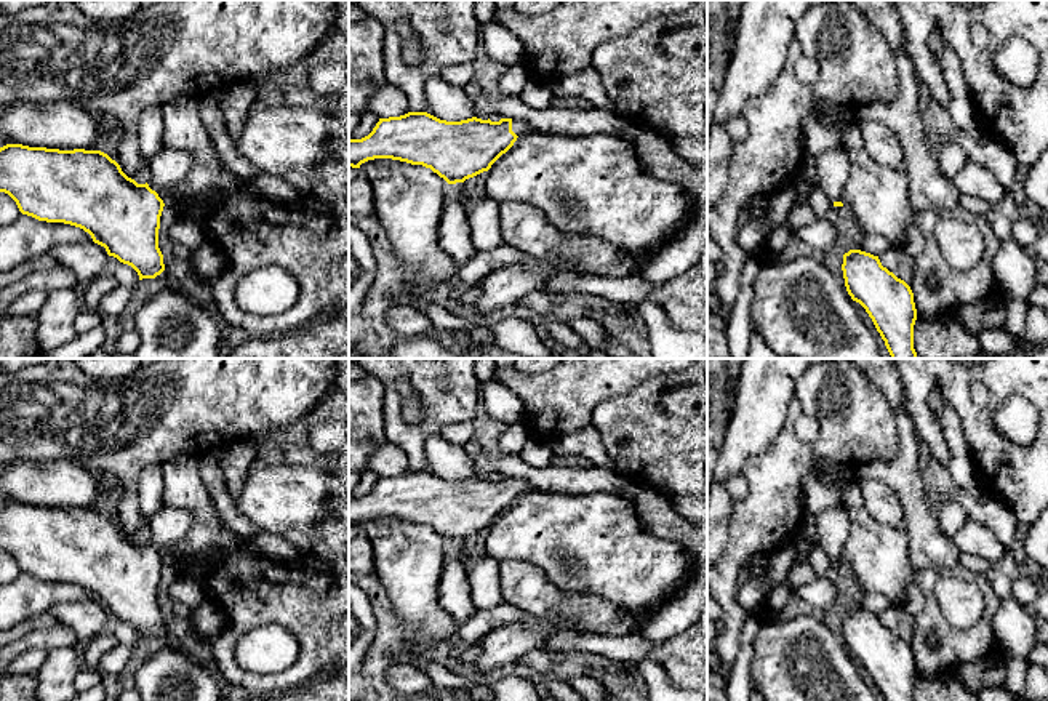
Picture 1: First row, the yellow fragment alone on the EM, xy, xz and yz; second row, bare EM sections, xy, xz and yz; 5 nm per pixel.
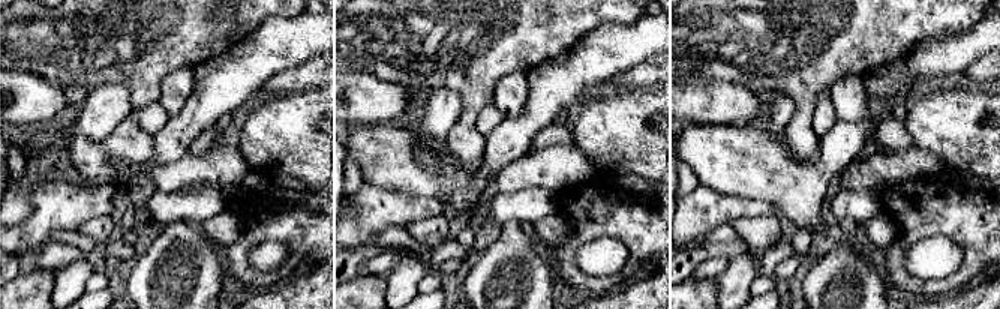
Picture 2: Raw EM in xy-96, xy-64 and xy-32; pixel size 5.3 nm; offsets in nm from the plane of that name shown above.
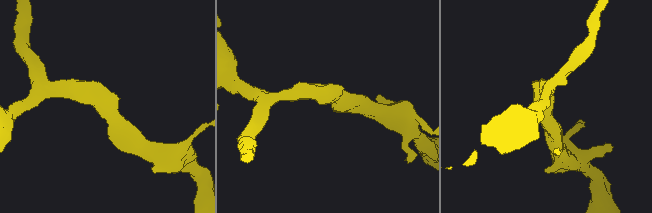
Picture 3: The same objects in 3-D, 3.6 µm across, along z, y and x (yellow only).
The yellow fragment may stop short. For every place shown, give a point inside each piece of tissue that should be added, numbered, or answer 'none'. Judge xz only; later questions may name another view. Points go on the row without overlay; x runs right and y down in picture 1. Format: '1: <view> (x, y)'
1: xz (519, 485)

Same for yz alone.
1: yz (832, 525)

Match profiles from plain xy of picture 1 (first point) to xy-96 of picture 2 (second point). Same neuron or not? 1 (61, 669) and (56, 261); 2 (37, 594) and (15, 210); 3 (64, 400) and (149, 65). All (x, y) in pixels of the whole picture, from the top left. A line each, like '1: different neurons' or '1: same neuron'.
1: different neurons
2: different neurons
3: same neuron

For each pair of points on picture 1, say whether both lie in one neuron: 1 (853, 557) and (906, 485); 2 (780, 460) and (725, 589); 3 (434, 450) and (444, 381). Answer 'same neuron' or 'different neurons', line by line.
1: different neurons
2: same neuron
3: different neurons

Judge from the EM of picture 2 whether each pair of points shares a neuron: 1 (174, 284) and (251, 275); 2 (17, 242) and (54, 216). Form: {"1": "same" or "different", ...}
{"1": "different", "2": "same"}

